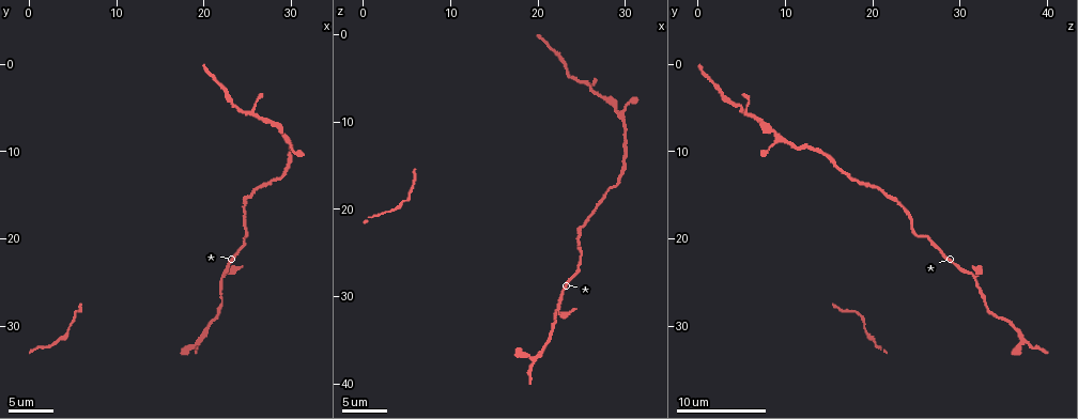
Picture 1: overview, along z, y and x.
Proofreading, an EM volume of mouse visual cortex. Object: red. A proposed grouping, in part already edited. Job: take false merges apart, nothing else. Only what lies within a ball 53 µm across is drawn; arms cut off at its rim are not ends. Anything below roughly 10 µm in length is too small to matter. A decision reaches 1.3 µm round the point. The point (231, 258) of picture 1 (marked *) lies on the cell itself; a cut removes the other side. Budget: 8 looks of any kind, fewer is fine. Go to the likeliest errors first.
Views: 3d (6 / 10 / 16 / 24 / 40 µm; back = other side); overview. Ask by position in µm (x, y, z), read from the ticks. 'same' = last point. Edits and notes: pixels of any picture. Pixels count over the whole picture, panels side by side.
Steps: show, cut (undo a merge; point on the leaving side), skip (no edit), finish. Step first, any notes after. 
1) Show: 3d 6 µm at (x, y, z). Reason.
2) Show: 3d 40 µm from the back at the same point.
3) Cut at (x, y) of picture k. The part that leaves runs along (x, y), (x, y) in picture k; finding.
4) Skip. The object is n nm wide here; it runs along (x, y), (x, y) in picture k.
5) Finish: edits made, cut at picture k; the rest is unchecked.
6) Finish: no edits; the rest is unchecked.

Show: 3d 6 µm at (20.6, 30.0, 36.0). Thick turns thin.

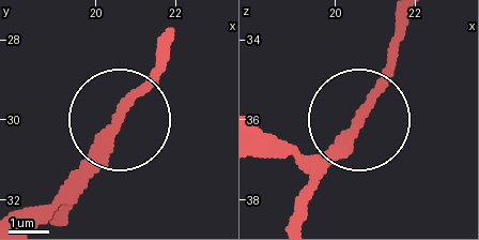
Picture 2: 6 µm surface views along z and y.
Skip. The object is 240 nm wide here; it runs along (400, 26), (386, 88), (302, 197) in picture 2; all the same cell.

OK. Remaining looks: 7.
Show: 3d 6 µm at (27.2, 6.4, 7.0). Calibre changes.

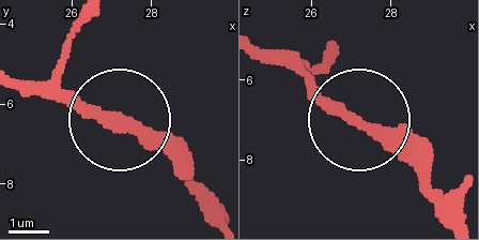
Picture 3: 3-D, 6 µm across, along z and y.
Show: 3d 6 µm from the back at (27.30, 6.50, 7.10). From behind.

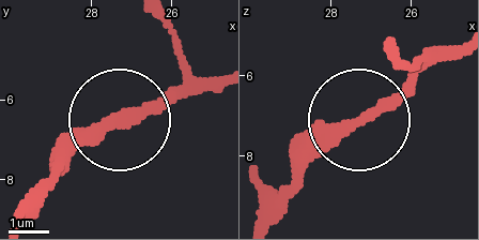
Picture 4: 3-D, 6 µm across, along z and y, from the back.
Skip. It runs along (261, 220), (429, 59) in picture 4; one cell here.

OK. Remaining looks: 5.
Show: 3d 16 µm at (29.6, 8.8, 9.8). Sudden change in width.

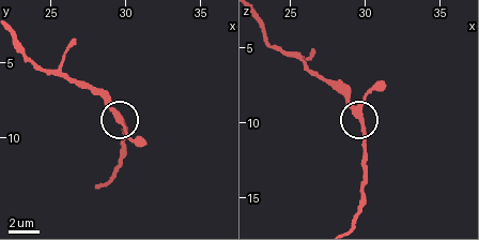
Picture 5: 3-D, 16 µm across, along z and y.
Skip. Continuous, no second cell.

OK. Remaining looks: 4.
Show: 3d 10 µm at (29.6, 12.0, 16.2). Thick turns thin.

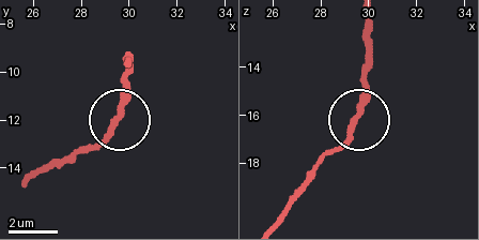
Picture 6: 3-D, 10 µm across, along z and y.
Skip. It runs along (276, 220), (315, 164), (340, 146), (356, 121), (368, 68) in picture 6; all the same cell.

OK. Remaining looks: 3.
Finish: no edits; the rest is unchecked.

